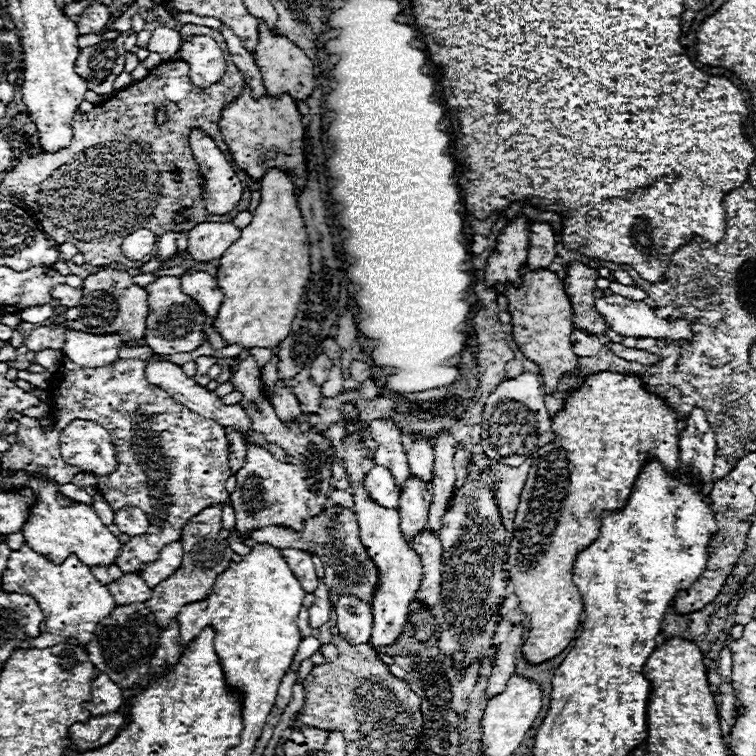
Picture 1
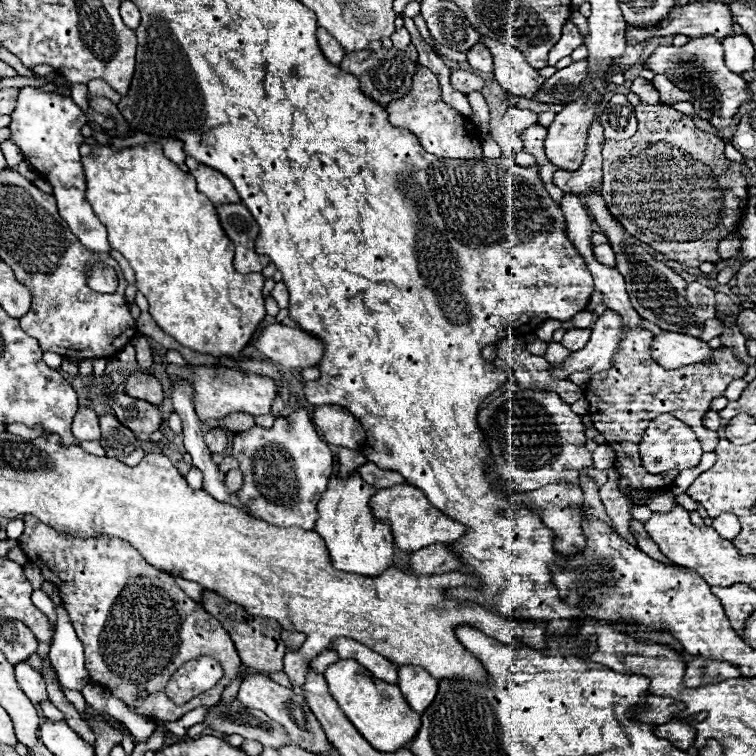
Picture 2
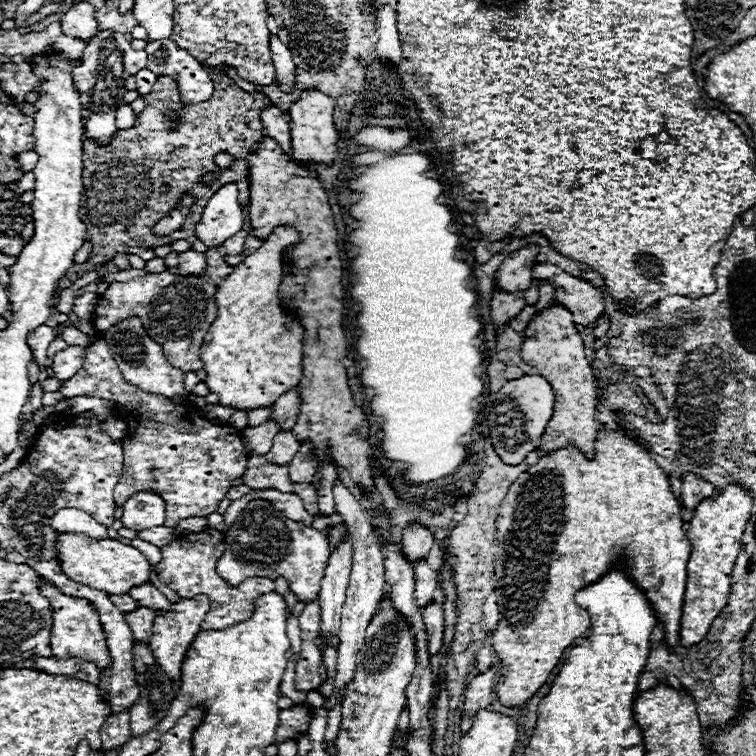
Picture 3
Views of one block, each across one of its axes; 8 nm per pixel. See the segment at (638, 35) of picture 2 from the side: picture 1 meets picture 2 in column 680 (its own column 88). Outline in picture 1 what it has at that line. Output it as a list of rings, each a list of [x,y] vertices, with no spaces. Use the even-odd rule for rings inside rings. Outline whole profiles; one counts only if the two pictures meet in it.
[[[92,4],[88,6],[80,16],[78,16],[78,32],[84,34],[92,34],[92,32],[100,32],[104,30],[104,26],[110,22],[110,10],[104,4]]]

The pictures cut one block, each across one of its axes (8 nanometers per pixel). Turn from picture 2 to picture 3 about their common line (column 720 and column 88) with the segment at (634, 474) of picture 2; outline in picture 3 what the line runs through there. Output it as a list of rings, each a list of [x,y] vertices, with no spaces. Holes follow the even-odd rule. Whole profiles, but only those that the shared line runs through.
[[[96,340],[86,348],[82,370],[74,374],[60,392],[66,398],[98,396],[118,406],[120,420],[126,422],[128,434],[122,438],[124,468],[118,486],[114,488],[114,500],[122,506],[134,490],[158,490],[158,494],[166,498],[164,526],[168,528],[174,528],[182,518],[216,512],[220,500],[230,490],[230,482],[246,472],[248,452],[236,428],[216,426],[202,418],[198,408],[190,404],[174,406],[172,402],[166,402],[166,398],[146,394],[138,390],[138,386],[124,382],[108,344],[102,340]]]

